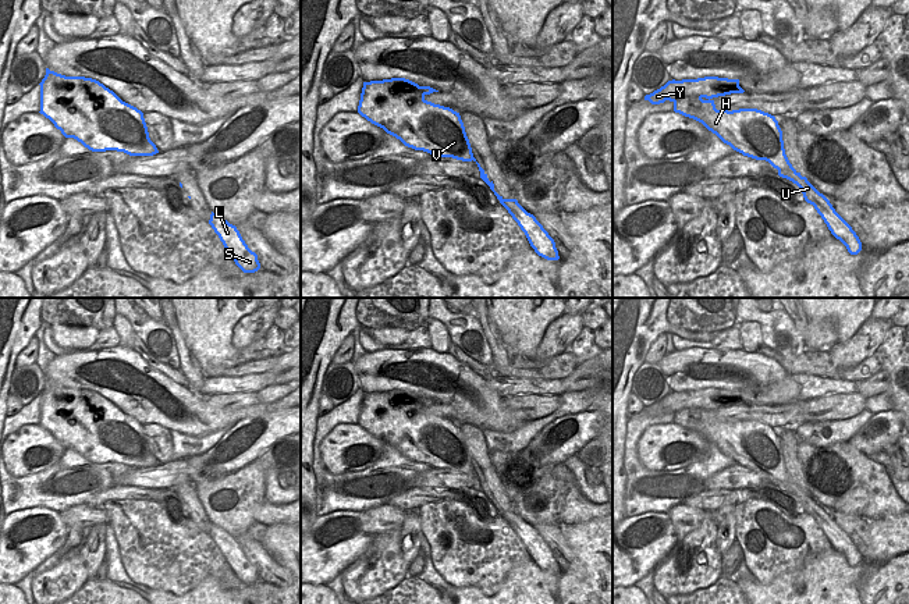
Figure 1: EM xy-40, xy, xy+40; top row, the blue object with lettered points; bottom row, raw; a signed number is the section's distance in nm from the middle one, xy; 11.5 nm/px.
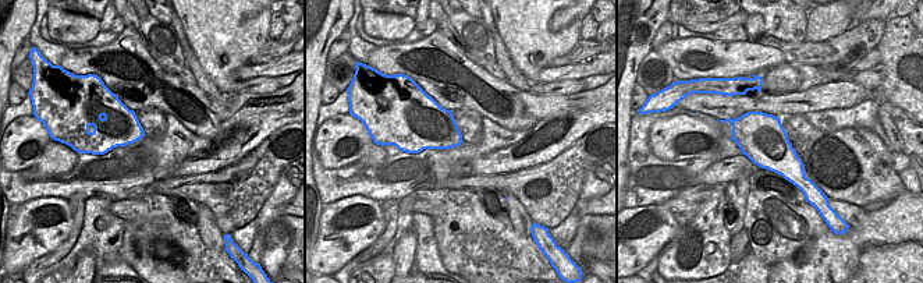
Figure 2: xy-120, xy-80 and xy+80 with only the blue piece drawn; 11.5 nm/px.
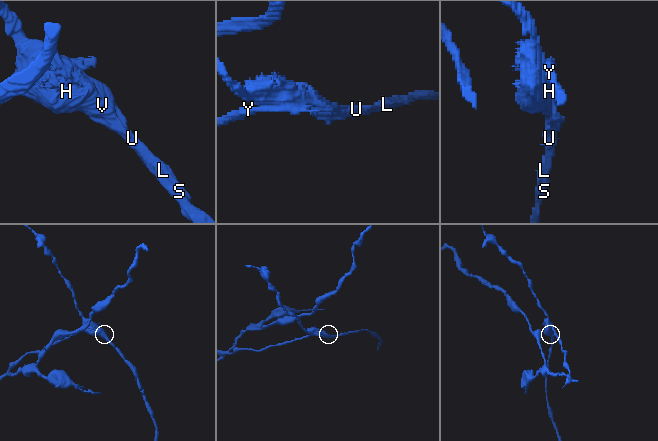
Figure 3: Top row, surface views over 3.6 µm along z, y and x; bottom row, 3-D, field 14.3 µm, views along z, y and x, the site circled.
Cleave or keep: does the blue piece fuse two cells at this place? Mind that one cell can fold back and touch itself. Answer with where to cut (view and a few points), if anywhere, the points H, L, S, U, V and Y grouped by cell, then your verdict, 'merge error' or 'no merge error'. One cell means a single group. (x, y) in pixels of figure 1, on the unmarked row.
cut xy+40 (725, 405), (705, 398), (695, 407), (681, 408), (674, 414); groups H L S U V / Y; merge error

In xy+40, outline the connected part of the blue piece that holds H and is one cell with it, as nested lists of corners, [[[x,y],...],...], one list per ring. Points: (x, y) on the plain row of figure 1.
[[[706,398],[696,408],[674,413],[674,423],[702,434],[724,455],[743,468],[766,472],[778,482],[778,487],[796,495],[807,515],[813,516],[831,546],[851,566],[862,562],[862,554],[852,539],[835,523],[830,512],[789,475],[782,443],[774,427],[757,420],[717,422],[714,409],[725,408],[714,398]]]

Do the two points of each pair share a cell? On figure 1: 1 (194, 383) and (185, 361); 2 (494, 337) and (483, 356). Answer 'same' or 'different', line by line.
1: same
2: different

